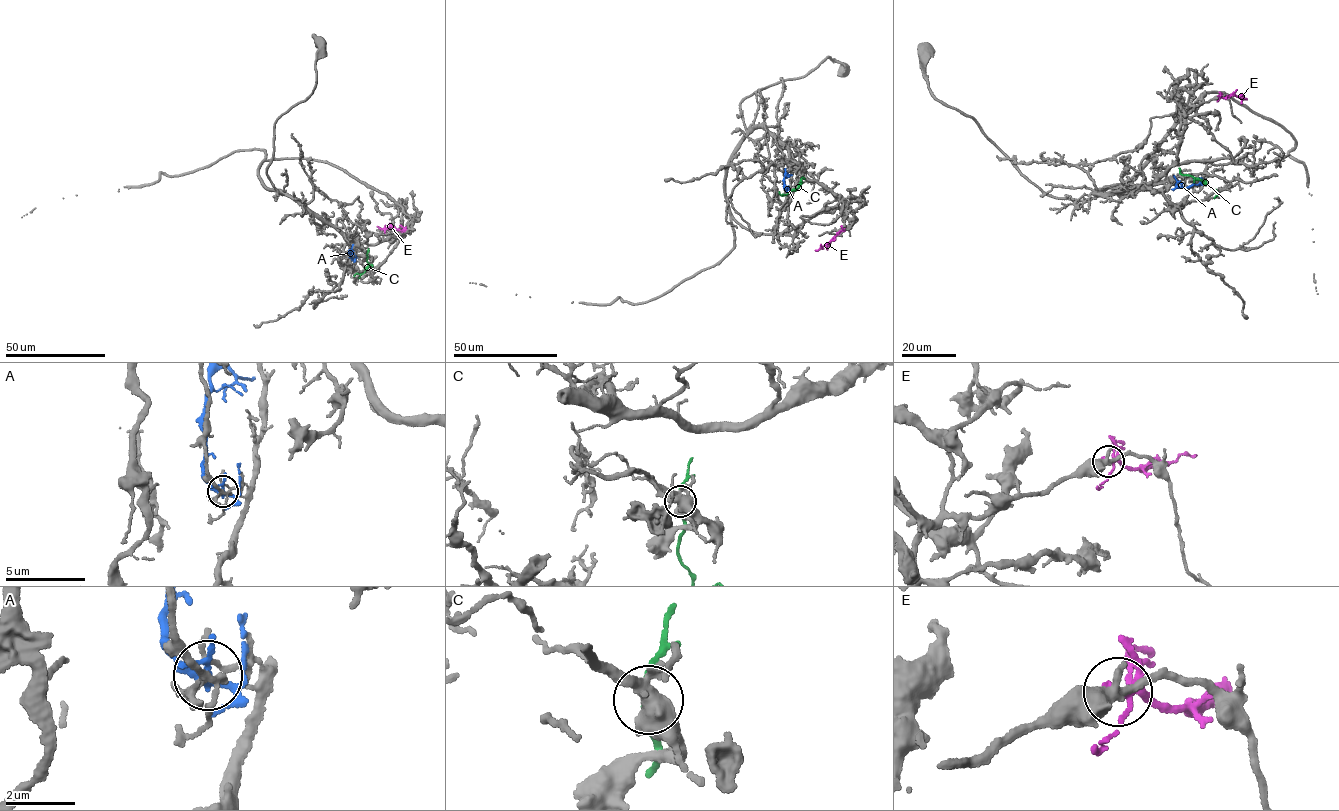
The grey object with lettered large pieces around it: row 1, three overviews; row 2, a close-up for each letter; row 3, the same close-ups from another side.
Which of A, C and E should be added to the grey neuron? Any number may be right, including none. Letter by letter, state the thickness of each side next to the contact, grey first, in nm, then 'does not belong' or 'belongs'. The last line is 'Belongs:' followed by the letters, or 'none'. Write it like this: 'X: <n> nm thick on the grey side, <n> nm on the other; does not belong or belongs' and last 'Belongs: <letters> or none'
A: 170 nm thick on the grey side, 150 nm on the other; does not belong
C: 400 nm thick on the grey side, 160 nm on the other; does not belong
E: 260 nm thick on the grey side, 130 nm on the other; does not belong
Belongs: none

